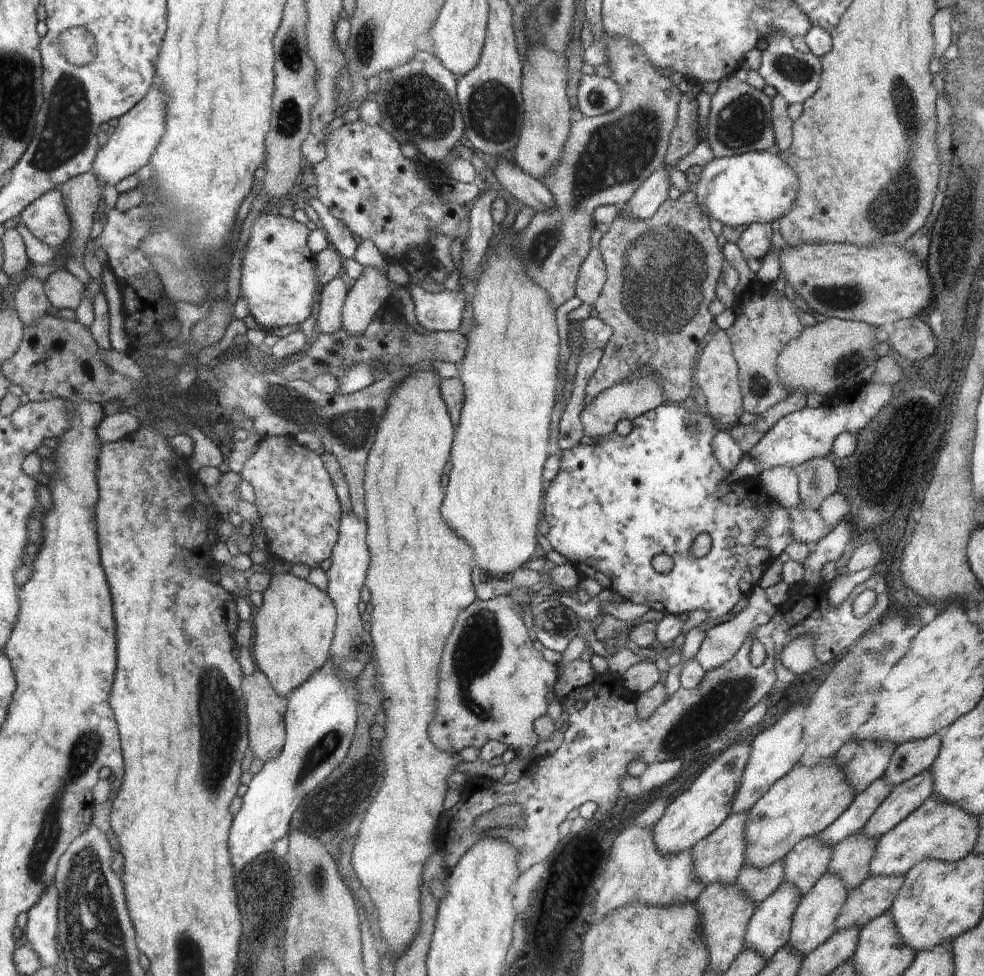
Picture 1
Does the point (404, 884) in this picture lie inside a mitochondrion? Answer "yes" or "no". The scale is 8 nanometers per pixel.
no

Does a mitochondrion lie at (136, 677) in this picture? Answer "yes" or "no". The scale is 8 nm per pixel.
no

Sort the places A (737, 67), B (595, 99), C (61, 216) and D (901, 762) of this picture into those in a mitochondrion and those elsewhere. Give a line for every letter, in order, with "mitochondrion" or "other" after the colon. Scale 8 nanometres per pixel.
A: other
B: mitochondrion
C: other
D: other

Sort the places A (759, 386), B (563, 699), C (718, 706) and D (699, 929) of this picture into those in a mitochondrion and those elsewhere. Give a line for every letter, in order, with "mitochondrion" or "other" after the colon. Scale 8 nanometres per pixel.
A: mitochondrion
B: other
C: mitochondrion
D: other

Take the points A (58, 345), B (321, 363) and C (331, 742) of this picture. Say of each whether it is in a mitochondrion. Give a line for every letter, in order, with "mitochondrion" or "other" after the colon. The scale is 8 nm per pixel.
A: other
B: other
C: mitochondrion

